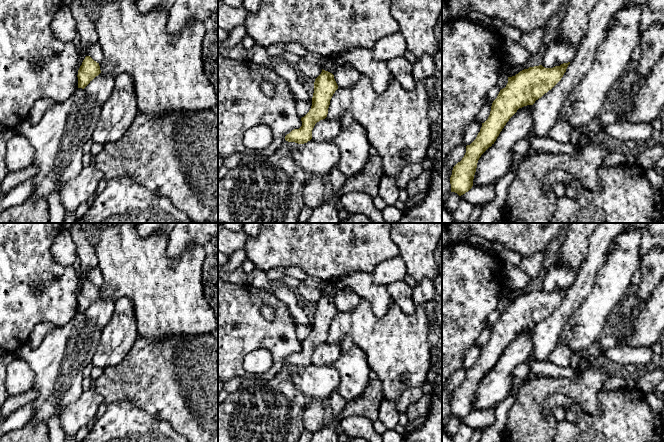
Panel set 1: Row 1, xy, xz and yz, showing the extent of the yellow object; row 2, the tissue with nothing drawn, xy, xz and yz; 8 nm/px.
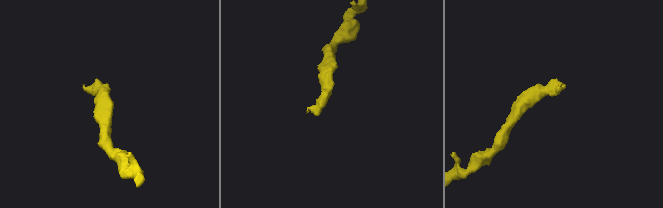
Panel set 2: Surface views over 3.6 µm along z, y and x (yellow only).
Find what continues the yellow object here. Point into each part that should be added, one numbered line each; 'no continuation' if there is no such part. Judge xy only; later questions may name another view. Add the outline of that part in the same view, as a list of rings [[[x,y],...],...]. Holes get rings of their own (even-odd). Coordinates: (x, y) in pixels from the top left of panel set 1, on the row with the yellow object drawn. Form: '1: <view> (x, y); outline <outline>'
no continuation

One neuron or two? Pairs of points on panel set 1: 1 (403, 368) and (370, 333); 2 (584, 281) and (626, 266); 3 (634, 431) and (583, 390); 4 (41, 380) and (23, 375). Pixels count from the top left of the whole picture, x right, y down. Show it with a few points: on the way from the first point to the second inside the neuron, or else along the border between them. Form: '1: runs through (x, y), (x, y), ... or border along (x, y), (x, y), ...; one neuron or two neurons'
1: runs through (396, 359), (379, 342); one neuron
2: border along (606, 256), (597, 273), (594, 286), (585, 298); two neurons
3: border along (601, 389), (599, 412), (584, 412); two neurons
4: border along (21, 358), (27, 363), (34, 374), (32, 387); two neurons

